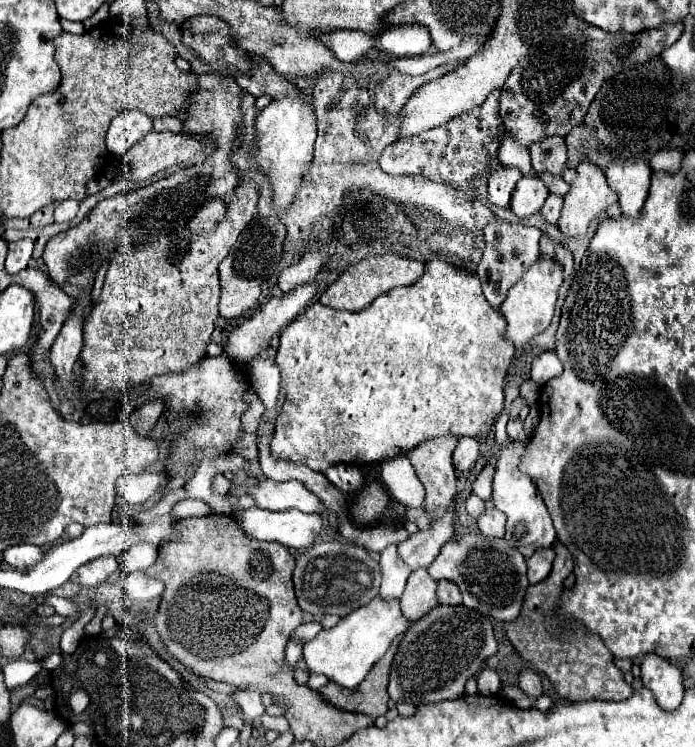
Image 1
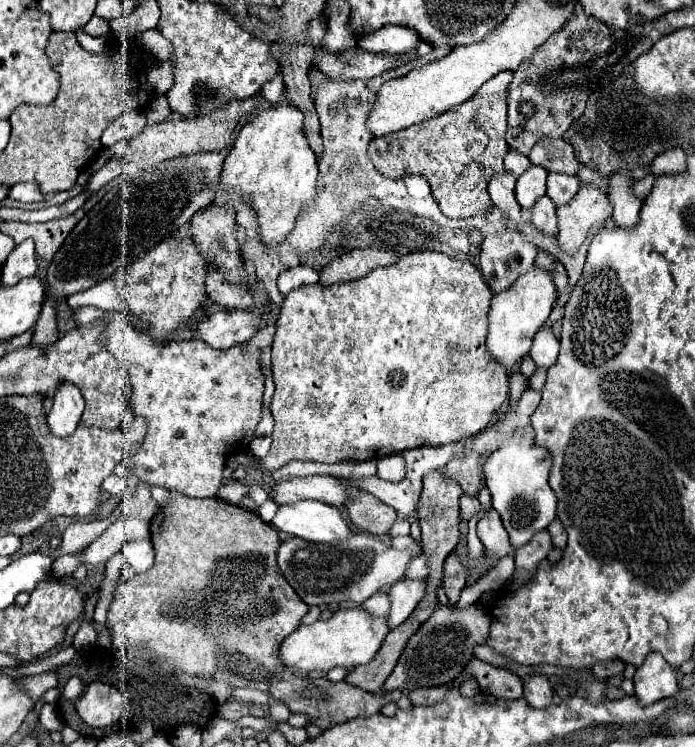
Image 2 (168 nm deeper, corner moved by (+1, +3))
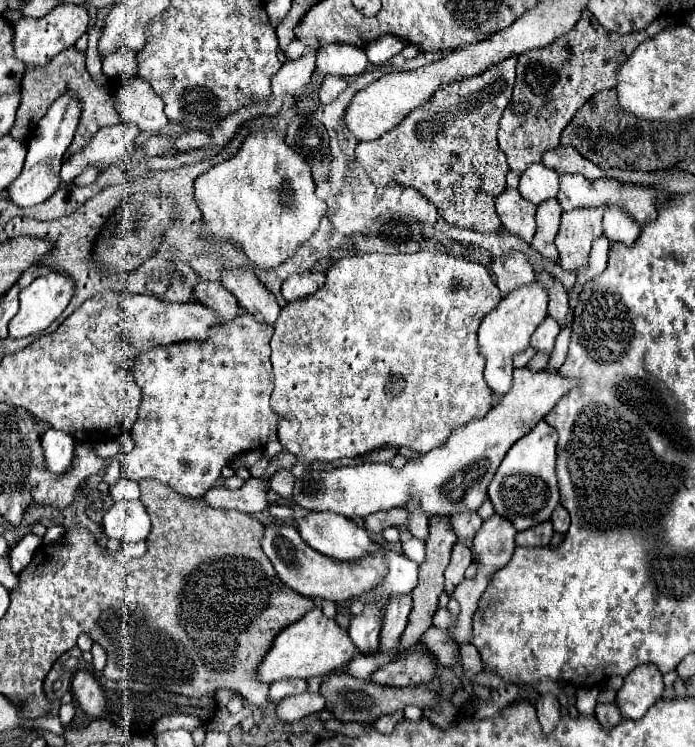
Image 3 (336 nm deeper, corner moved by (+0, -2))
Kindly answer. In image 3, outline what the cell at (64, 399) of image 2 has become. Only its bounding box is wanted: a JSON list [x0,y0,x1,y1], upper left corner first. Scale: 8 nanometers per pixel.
[43,427,75,473]

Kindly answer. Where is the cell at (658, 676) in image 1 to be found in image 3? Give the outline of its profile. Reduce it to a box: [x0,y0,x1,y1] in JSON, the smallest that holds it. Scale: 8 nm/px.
[617,665,665,719]

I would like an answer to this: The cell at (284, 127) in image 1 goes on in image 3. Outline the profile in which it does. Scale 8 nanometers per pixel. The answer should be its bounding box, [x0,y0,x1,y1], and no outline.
[195,129,327,269]

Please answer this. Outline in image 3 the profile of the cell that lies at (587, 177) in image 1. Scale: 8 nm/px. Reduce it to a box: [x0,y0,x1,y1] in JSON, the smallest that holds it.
[555,205,605,271]

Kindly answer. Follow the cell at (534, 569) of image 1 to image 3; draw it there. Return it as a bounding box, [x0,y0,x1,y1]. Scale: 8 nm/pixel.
[515,521,553,547]

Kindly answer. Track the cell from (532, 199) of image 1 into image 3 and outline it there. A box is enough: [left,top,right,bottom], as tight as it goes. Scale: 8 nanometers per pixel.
[517,163,559,205]

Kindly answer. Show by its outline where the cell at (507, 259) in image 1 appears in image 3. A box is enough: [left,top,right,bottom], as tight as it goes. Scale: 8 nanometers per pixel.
[491,251,535,297]

